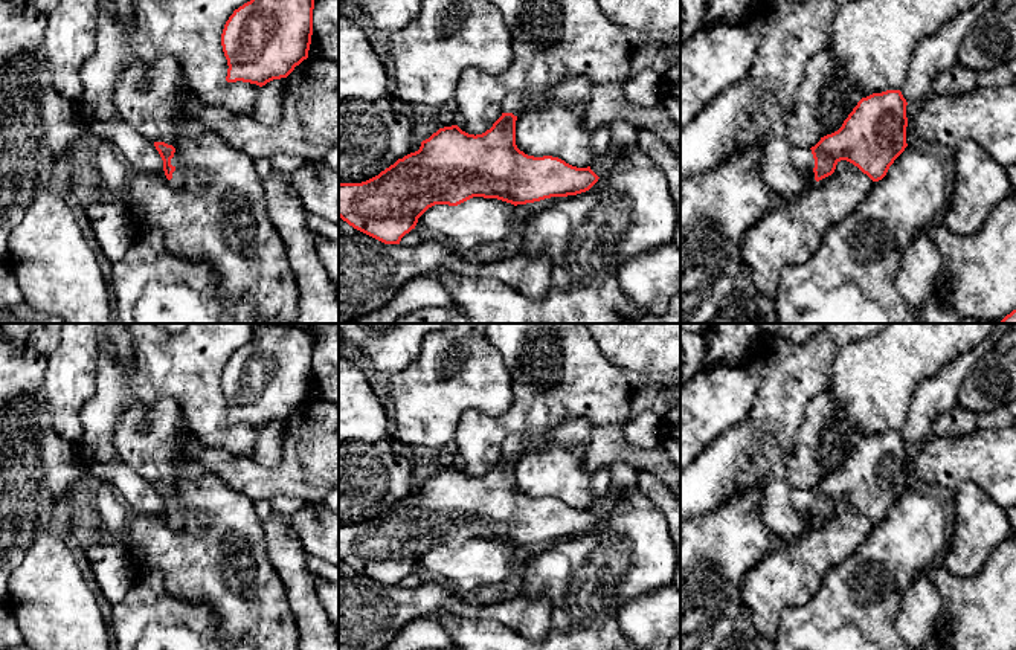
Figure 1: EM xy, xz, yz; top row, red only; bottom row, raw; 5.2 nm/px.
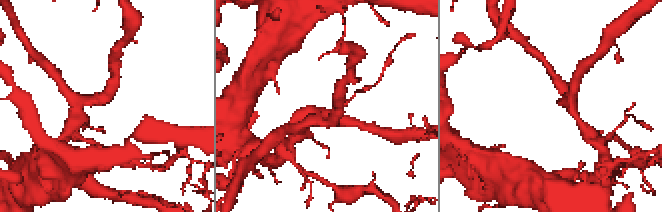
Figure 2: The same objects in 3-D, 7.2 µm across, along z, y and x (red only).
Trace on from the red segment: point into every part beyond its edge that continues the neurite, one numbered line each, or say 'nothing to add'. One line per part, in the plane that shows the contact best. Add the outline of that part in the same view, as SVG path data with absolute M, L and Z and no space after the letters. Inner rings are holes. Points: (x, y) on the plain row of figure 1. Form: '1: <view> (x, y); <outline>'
1: yz (803, 501); M792 490L790 500L795 510L805 519L807 529L816 526L815 500L810 490Z

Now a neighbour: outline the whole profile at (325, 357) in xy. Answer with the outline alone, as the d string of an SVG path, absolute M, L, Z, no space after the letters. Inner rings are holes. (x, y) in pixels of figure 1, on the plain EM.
M339 323L316 327L311 386L339 407Z

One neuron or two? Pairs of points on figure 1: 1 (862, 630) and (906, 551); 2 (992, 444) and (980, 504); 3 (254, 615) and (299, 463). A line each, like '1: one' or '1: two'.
1: one
2: two
3: two

